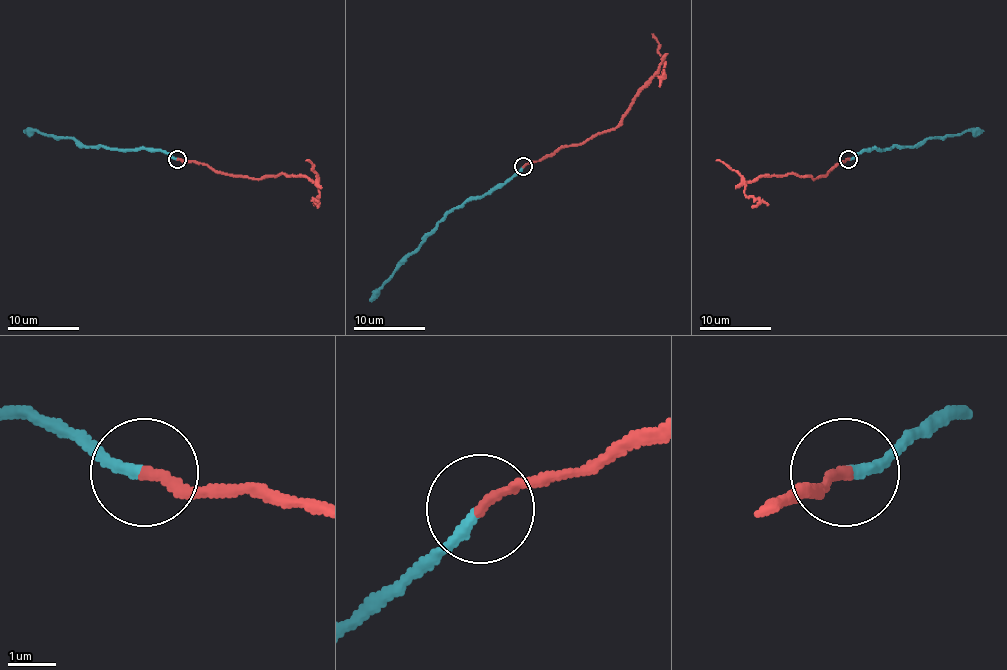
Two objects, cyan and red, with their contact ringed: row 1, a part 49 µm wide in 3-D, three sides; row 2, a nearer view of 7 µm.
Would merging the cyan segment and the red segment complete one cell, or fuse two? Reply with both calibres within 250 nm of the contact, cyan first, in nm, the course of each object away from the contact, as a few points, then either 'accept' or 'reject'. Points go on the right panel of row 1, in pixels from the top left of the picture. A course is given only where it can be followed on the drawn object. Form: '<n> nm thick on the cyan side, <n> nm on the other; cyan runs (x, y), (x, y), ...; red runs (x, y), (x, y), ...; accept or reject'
240 nm thick on the cyan side, 200 nm on the other; cyan runs (848, 159), (866, 150), (918, 146), (932, 138), (984, 130); red runs (848, 159), (839, 163), (826, 175), (815, 179), (787, 173), (760, 175), (744, 182), (731, 168), (715, 161); reject

